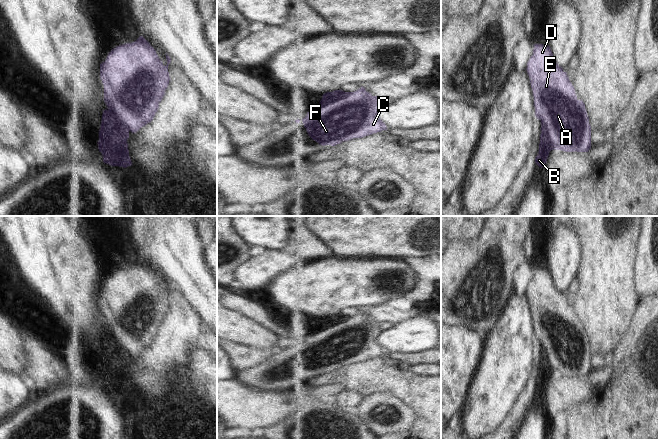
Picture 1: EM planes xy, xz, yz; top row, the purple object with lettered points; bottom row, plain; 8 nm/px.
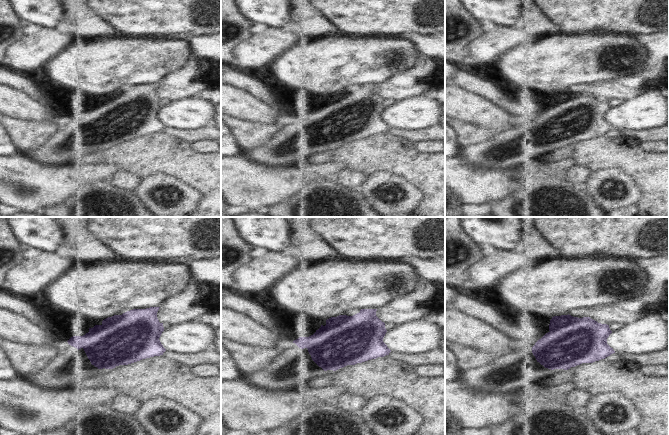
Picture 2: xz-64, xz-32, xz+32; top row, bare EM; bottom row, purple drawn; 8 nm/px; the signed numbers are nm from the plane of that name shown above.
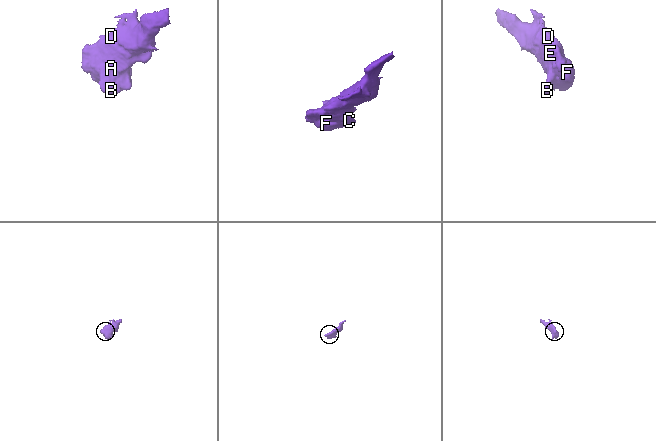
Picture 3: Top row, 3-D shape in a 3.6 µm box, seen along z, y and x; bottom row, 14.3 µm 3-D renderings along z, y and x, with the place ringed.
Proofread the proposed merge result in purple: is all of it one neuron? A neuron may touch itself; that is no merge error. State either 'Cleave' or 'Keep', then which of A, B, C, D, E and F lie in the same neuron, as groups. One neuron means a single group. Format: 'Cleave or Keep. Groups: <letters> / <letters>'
Keep. Groups: A B C D E F

